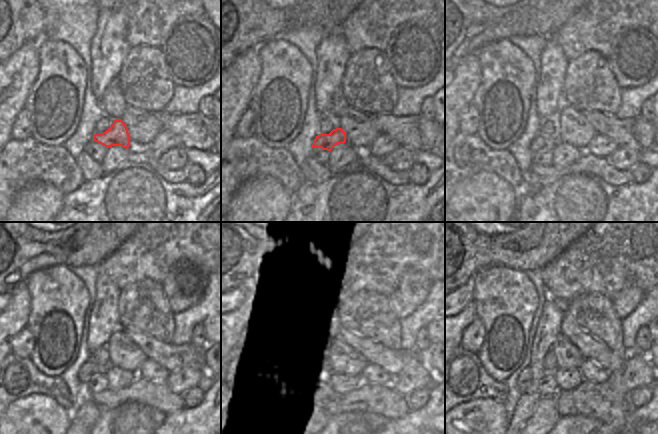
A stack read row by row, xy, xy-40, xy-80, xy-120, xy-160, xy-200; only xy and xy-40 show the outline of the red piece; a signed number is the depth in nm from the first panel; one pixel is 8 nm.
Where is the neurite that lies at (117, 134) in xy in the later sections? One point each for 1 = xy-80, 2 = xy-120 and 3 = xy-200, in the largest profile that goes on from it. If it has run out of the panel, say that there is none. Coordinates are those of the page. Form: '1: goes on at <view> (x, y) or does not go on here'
1: goes on at xy-80 (541, 142)
2: goes on at xy-120 (89, 368)
3: goes on at xy-200 (525, 376)

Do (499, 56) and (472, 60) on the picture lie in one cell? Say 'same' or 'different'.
different

